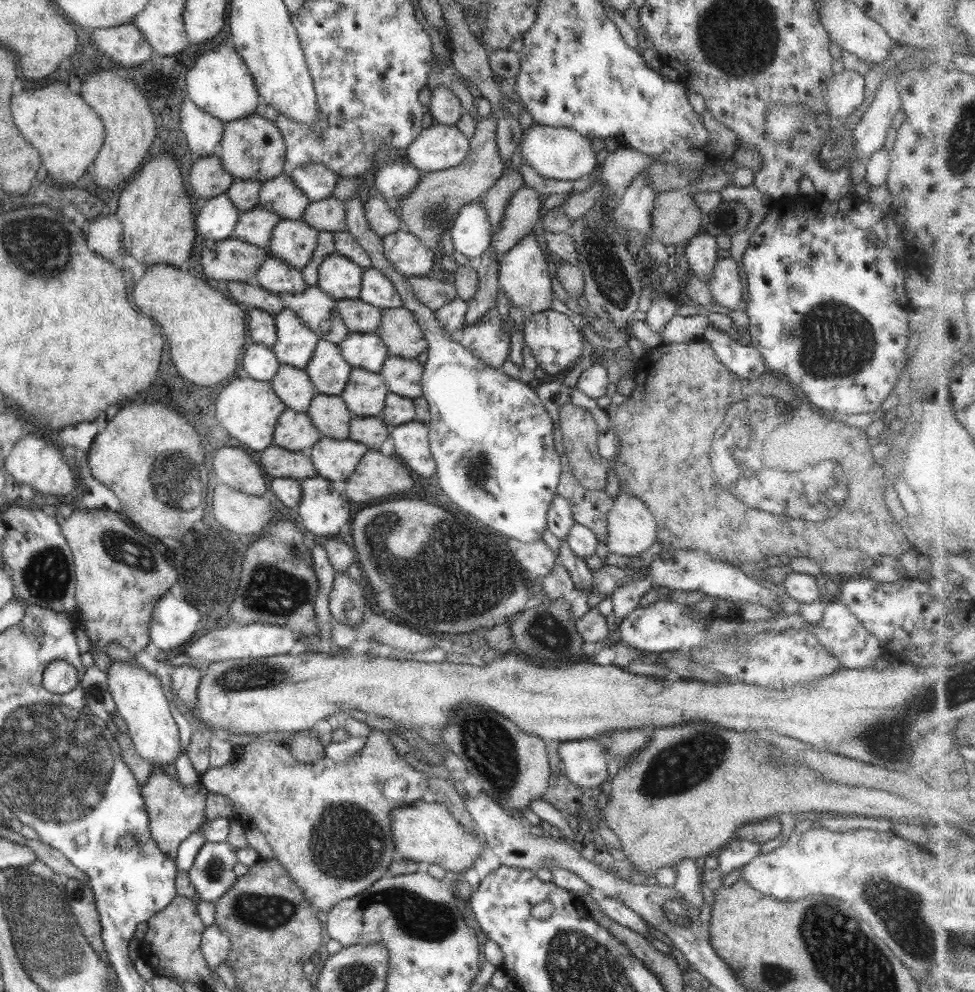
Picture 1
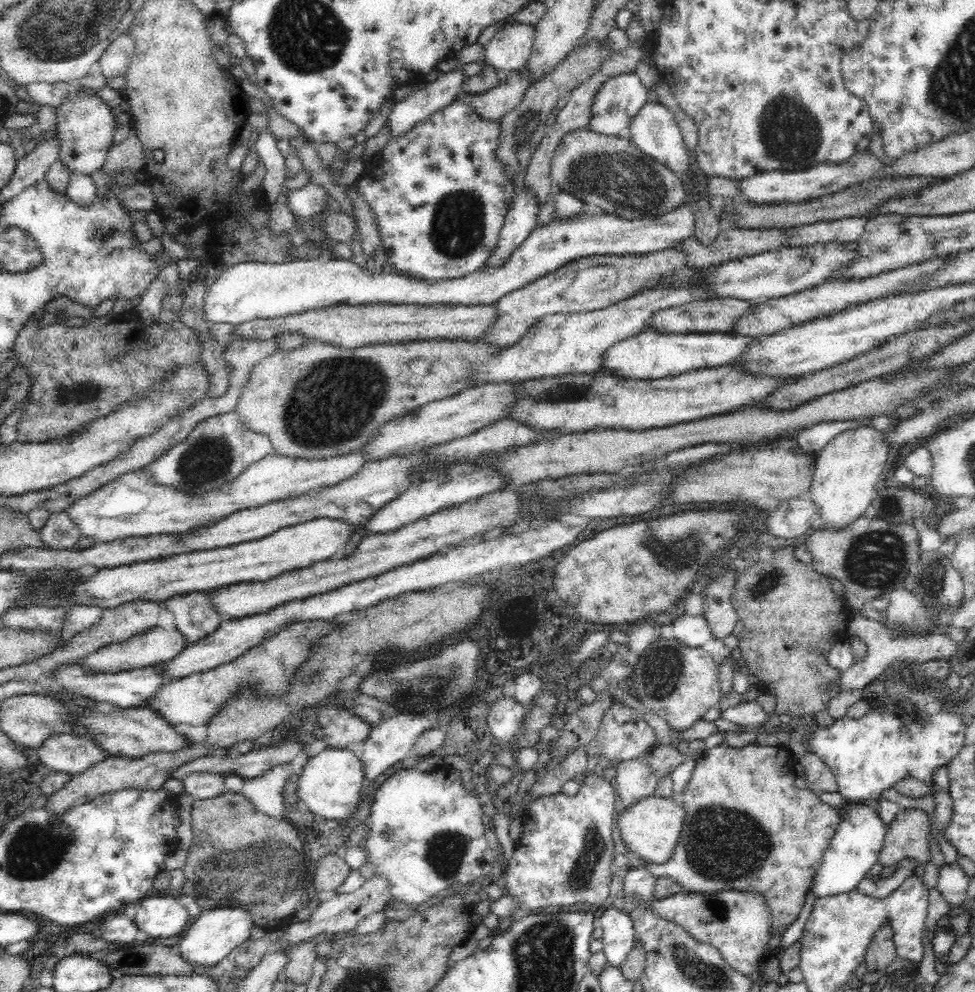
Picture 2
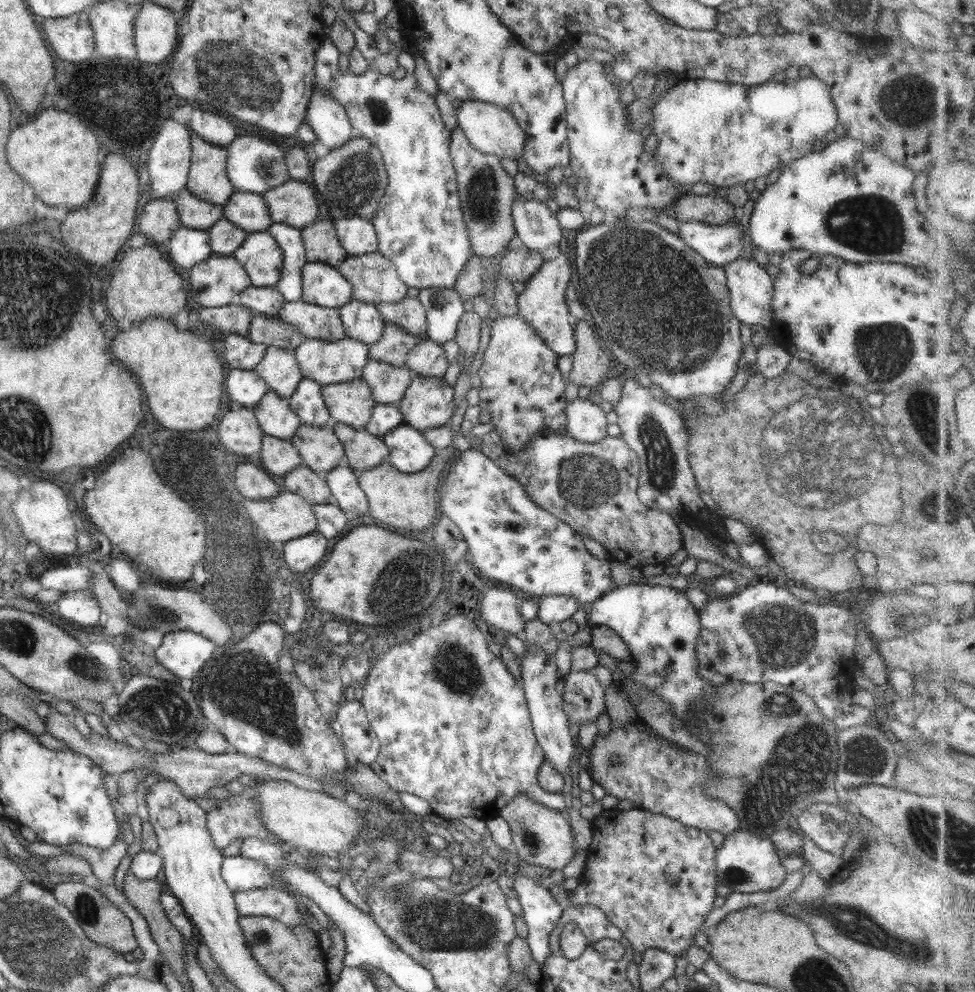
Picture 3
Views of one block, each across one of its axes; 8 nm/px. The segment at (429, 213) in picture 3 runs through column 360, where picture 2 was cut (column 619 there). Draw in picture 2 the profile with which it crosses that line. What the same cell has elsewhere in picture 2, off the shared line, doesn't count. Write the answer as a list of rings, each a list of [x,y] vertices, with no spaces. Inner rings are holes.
[[[634,72],[622,73],[618,76],[611,76],[605,80],[595,92],[594,100],[590,107],[589,129],[596,134],[606,136],[617,136],[623,128],[628,128],[630,122],[641,108],[648,102],[648,89],[640,81],[640,77]]]

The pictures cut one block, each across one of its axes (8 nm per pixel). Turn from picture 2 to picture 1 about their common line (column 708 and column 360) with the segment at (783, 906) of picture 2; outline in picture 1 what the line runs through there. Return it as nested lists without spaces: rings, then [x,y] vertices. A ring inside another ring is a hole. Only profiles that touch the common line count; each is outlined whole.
[[[376,728],[370,732],[365,745],[341,763],[325,754],[316,762],[301,763],[295,759],[290,747],[260,738],[243,747],[234,747],[232,760],[218,768],[210,767],[199,782],[206,787],[210,797],[220,795],[232,800],[233,818],[244,828],[258,828],[264,834],[275,859],[302,889],[315,912],[329,912],[341,900],[360,894],[389,874],[388,866],[392,864],[395,850],[389,812],[423,801],[429,790],[427,777],[406,762],[404,755],[396,752],[386,732]],[[398,776],[406,780],[408,798],[402,804],[386,802],[382,794],[384,786]],[[356,808],[364,808],[364,812],[356,814]]]

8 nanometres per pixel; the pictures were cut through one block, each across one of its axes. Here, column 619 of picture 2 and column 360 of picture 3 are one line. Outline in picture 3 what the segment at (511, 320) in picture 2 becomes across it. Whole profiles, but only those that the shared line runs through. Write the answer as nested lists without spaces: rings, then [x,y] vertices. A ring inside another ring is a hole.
[[[378,251],[367,255],[347,256],[337,269],[352,284],[353,300],[378,305],[382,302],[395,304],[407,297],[409,286],[400,278],[394,263]]]

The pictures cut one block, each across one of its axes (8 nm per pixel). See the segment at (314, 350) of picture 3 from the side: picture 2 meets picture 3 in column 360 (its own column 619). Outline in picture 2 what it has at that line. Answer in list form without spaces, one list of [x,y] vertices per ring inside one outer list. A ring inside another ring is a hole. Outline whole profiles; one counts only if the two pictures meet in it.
[[[644,330],[636,336],[620,340],[604,352],[603,370],[616,378],[654,380],[678,376],[684,372],[700,370],[700,368],[716,368],[732,365],[744,352],[748,352],[750,344],[757,338],[730,335],[728,333],[686,333],[666,334],[654,330]]]

